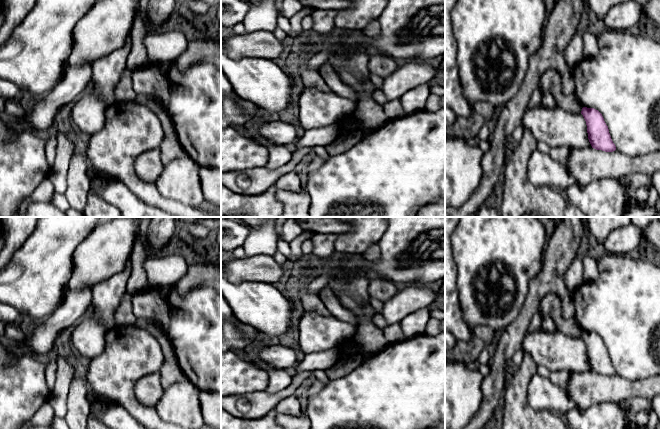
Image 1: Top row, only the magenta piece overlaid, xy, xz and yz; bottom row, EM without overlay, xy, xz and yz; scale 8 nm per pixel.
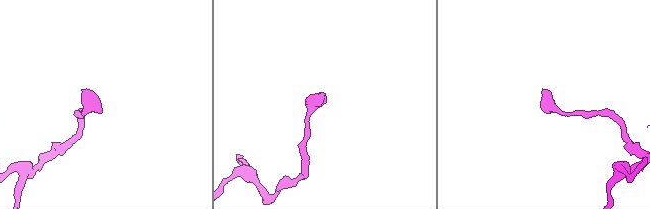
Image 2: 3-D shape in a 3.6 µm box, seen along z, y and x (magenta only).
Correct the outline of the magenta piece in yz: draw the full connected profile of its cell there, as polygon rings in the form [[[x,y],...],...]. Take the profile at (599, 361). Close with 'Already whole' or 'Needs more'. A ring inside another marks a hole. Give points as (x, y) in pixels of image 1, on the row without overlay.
[[[587,331],[582,332],[581,338],[586,345],[588,363],[592,372],[605,376],[615,375],[616,370],[611,363],[602,338],[594,332]]]. Already whole

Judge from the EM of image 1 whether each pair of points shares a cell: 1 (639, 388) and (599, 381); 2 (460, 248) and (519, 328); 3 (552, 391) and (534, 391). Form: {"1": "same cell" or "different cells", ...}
{"1": "same cell", "2": "different cells", "3": "same cell"}

